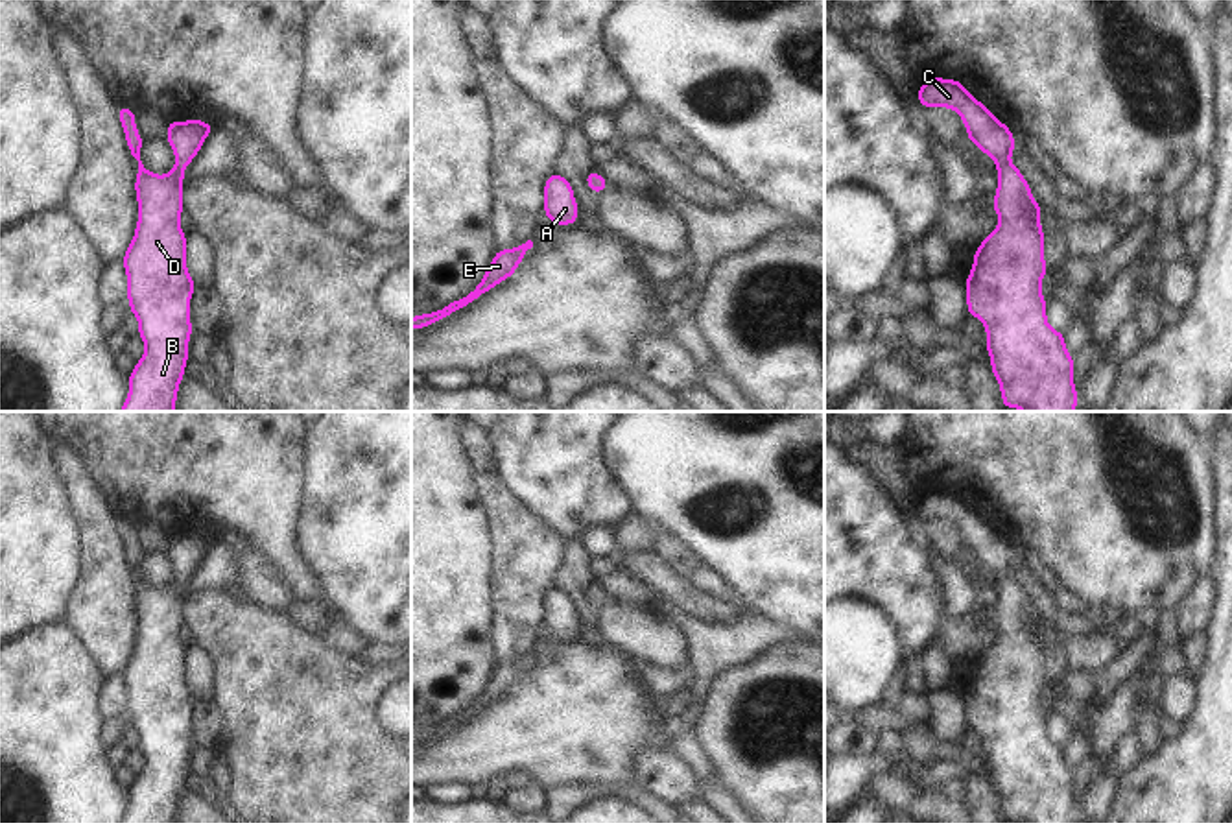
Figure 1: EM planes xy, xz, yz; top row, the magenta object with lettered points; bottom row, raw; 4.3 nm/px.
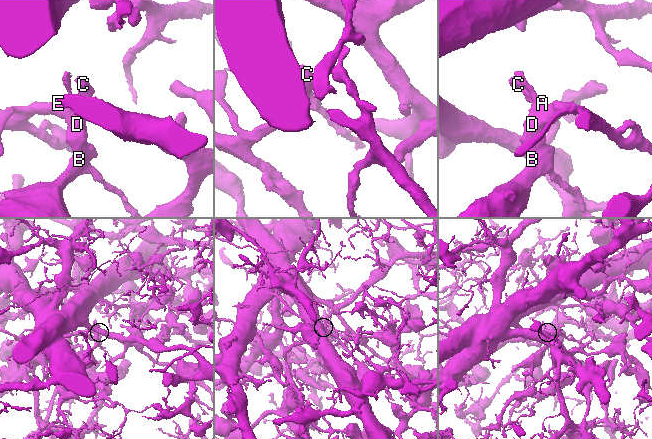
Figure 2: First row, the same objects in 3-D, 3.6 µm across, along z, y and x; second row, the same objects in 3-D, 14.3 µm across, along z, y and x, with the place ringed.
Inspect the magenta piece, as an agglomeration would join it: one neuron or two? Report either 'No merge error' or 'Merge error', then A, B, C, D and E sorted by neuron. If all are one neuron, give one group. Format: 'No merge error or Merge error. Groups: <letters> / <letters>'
No merge error. Groups: A B C D E

